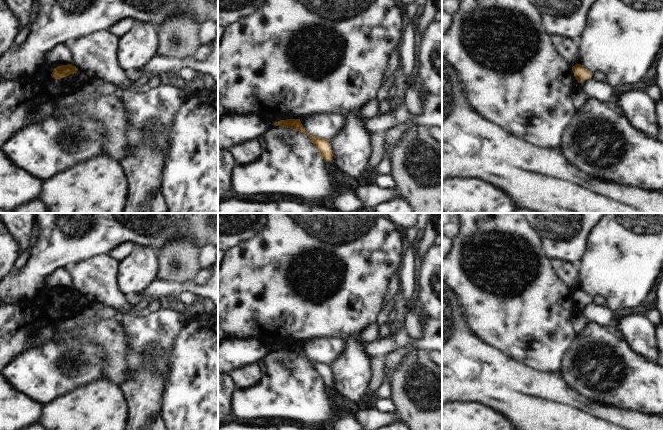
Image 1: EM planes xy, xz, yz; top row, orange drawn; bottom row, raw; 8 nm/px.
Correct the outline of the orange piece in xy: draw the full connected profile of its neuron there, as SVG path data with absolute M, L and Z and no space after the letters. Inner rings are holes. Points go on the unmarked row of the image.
M68 288L68 289L61 289L56 291L51 300L54 303L61 303L64 301L69 300L70 298L74 298L77 296L77 292L75 290L73 290L72 288Z

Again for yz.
M576 288L572 291L575 303L579 306L592 301L592 297L584 292L581 288Z

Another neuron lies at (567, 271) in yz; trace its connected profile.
M552 259L552 266L556 270L557 275L572 291L580 288L581 282L577 264L563 259Z

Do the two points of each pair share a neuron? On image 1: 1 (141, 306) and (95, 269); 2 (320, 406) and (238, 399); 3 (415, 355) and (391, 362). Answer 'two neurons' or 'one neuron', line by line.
1: two neurons
2: one neuron
3: two neurons

